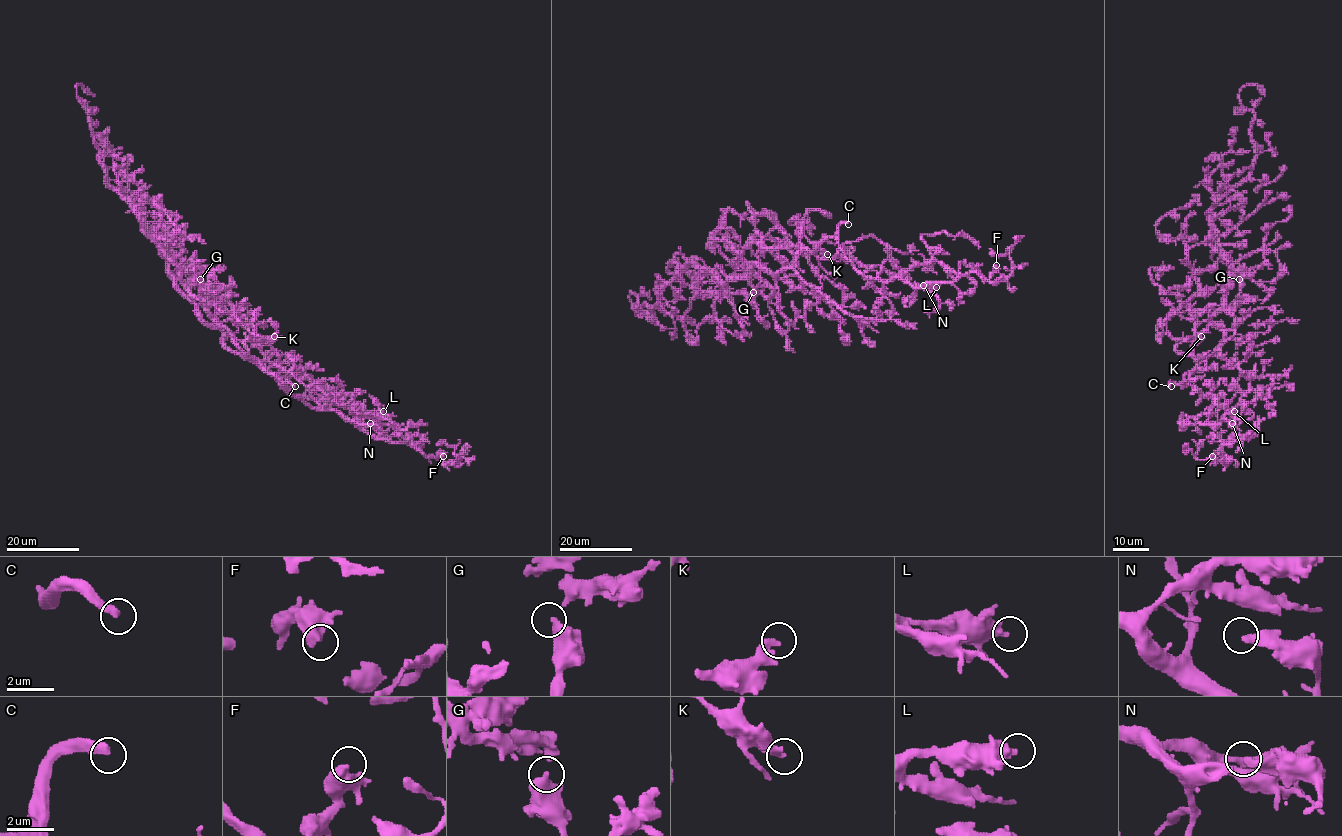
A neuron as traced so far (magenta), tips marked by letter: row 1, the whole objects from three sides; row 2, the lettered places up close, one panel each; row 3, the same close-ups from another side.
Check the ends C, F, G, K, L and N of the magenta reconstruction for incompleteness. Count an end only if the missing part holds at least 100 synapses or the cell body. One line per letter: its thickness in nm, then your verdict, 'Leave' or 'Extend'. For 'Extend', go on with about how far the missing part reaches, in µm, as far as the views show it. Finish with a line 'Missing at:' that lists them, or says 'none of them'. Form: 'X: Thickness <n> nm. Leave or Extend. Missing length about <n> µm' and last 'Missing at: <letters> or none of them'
C: Thickness 400 nm. Extend. Missing length about 25 µm
F: Thickness 550 nm. Leave
G: Thickness 460 nm. Leave
K: Thickness 280 nm. Leave
L: Thickness 440 nm. Leave
N: Thickness 360 nm. Leave
Missing at: C

